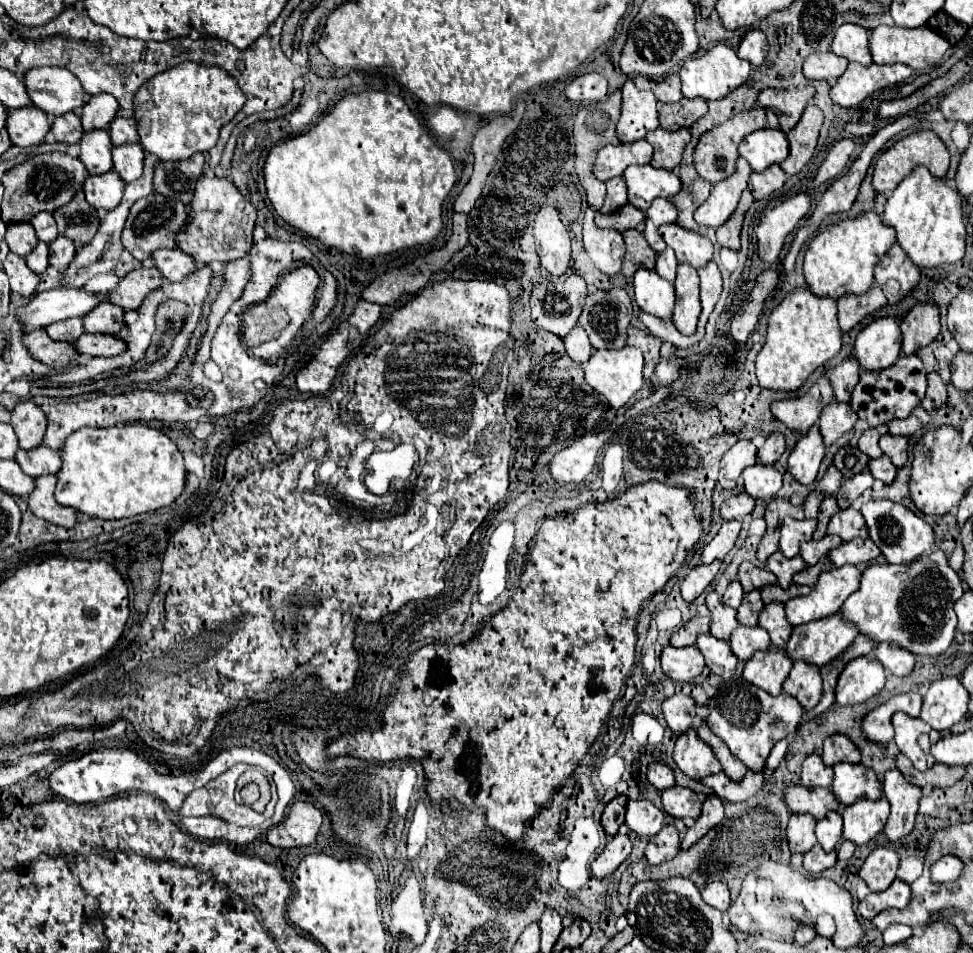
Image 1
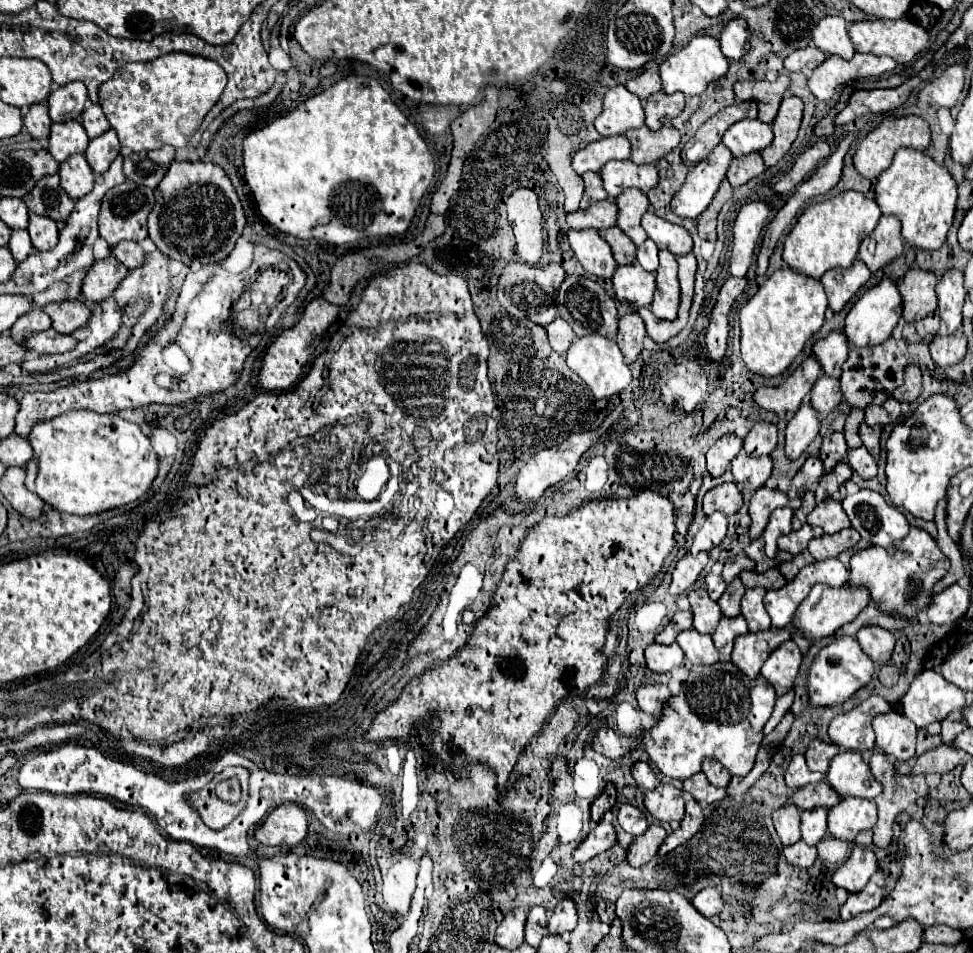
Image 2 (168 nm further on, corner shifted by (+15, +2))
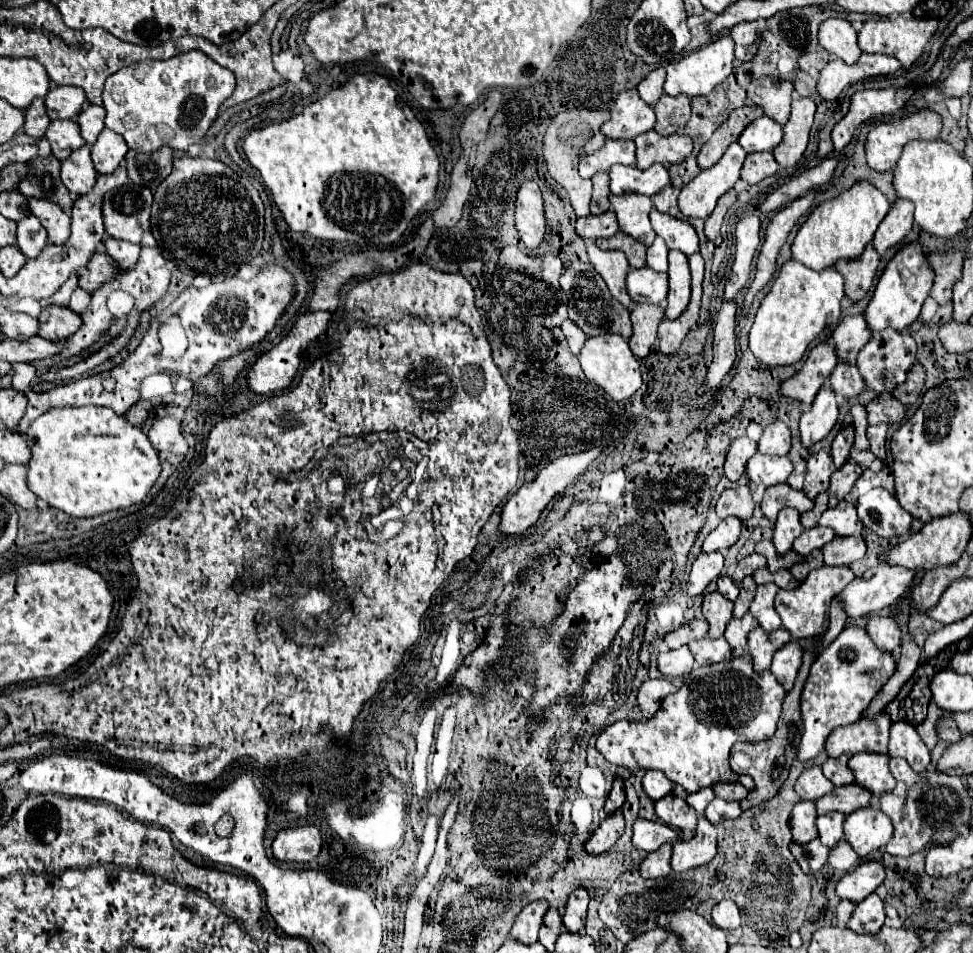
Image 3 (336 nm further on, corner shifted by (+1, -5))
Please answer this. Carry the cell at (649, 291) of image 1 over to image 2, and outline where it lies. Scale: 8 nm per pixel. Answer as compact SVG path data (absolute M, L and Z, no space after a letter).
M640 264L618 266L612 276L612 284L614 294L620 302L630 304L632 308L650 308L656 290L656 278L652 272L646 272Z

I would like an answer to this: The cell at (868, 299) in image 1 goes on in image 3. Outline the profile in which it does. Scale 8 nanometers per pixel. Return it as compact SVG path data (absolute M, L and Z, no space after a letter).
M868 245L862 253L862 257L854 259L854 261L838 261L838 265L834 265L846 279L846 295L852 299L852 301L860 301L866 291L870 289L872 281L874 281L874 275L876 275L876 269L878 269L878 253L872 245Z

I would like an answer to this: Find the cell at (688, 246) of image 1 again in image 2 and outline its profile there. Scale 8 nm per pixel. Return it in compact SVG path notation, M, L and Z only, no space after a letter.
M646 212L642 218L642 228L656 242L660 250L670 250L674 256L684 256L692 252L692 236L686 228L670 224L658 218L652 212Z

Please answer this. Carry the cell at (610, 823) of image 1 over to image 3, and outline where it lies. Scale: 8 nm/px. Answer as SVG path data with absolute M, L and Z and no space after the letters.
M616 777L616 779L614 779L614 785L612 785L612 791L610 791L610 795L608 795L608 799L606 799L606 805L604 805L606 813L608 813L608 815L614 813L616 809L620 809L620 807L624 805L624 801L626 801L624 783L622 783L620 777Z

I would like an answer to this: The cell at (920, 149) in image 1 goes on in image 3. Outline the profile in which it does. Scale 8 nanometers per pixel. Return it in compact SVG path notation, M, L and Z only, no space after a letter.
M918 109L910 117L876 125L866 137L866 159L874 171L892 171L902 147L914 139L936 139L942 119L932 109Z

